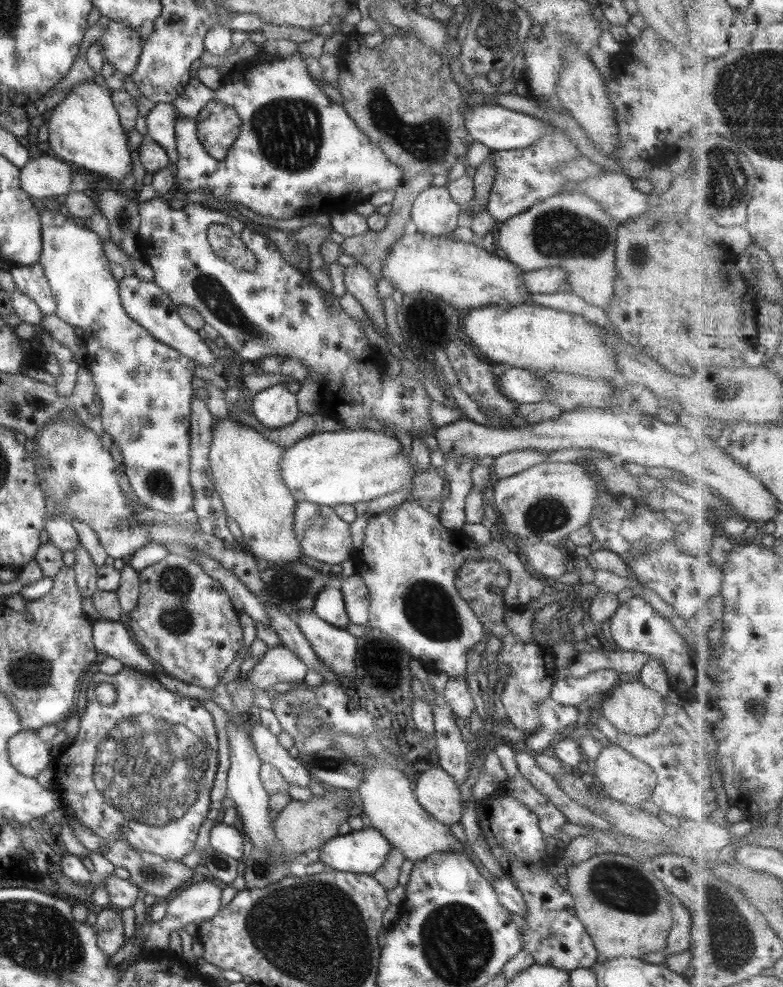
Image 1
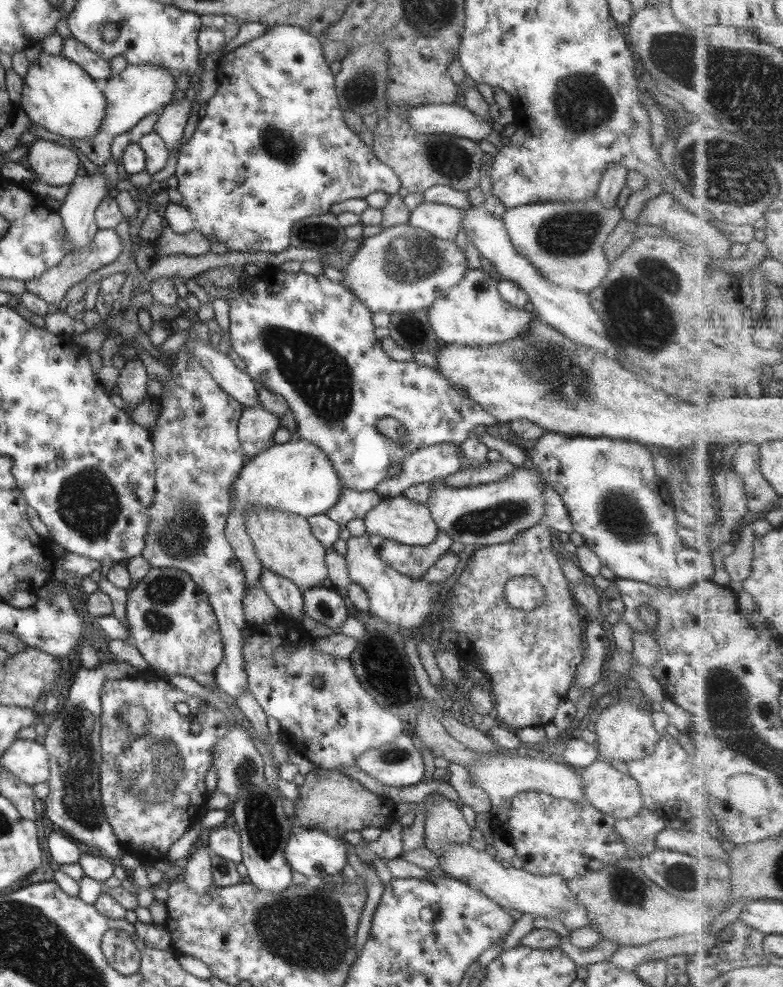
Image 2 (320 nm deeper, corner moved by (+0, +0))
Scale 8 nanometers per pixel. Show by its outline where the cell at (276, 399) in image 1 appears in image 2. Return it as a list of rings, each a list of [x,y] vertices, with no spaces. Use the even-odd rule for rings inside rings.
[[[261,404],[244,408],[237,426],[237,439],[246,459],[274,446],[273,434],[280,427],[279,417],[267,412]]]

